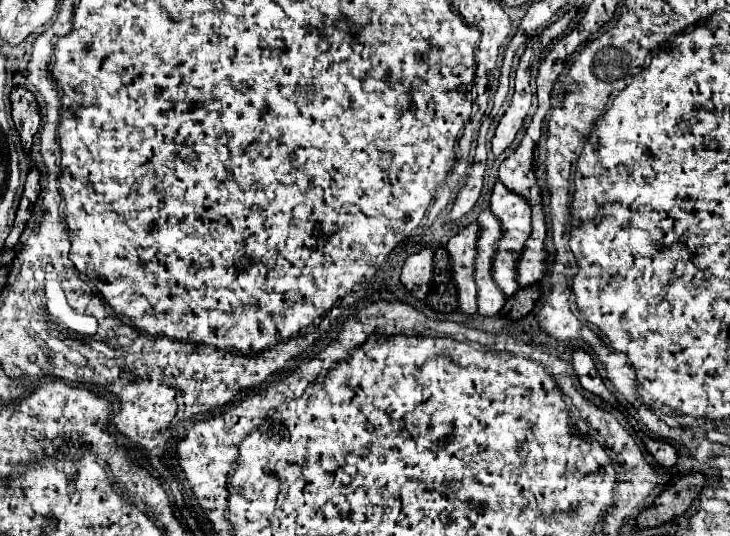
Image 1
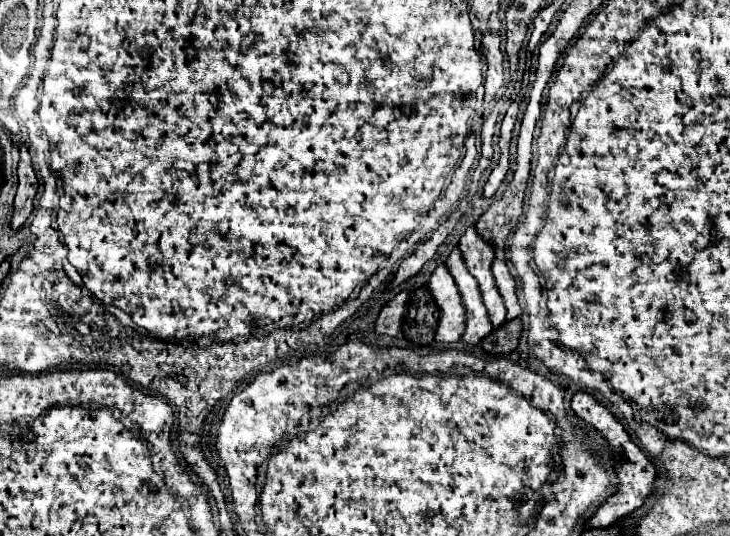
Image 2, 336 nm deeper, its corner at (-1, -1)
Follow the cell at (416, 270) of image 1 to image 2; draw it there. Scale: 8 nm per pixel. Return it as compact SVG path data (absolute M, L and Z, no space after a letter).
M401 291L399 295L395 295L379 313L377 321L375 321L375 331L377 335L397 335L401 329L401 321L405 315L405 307L407 307L407 293Z

